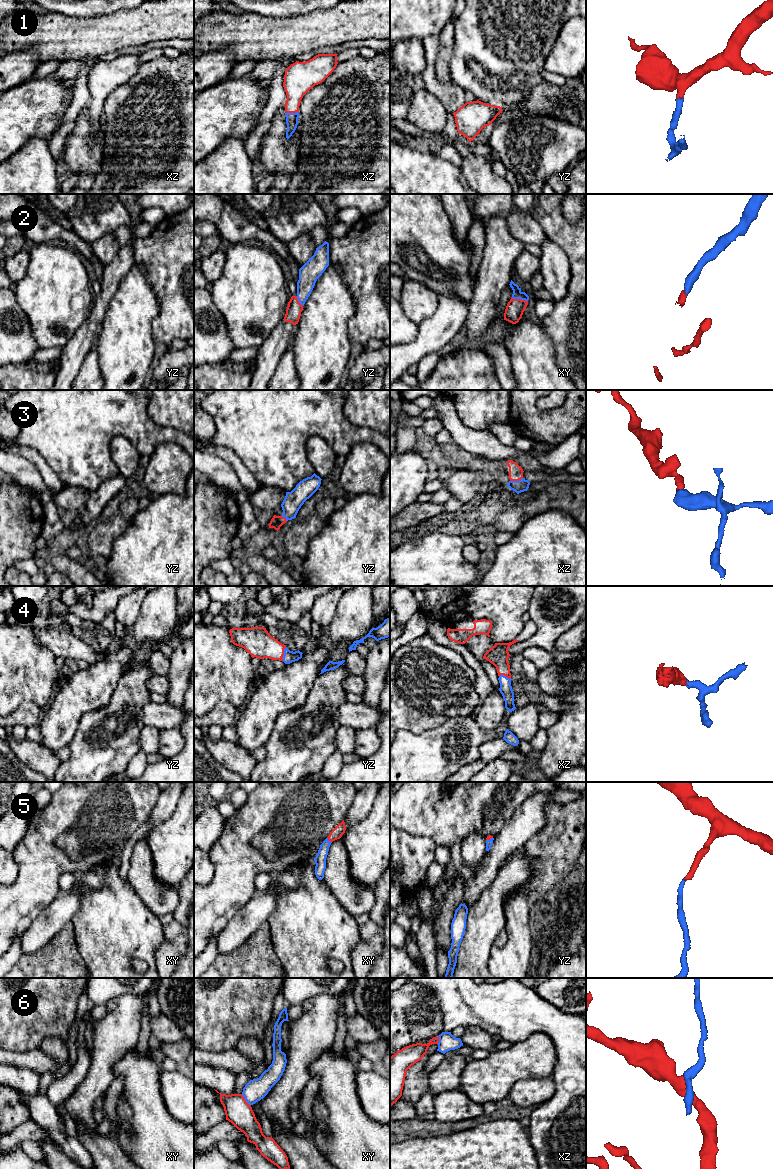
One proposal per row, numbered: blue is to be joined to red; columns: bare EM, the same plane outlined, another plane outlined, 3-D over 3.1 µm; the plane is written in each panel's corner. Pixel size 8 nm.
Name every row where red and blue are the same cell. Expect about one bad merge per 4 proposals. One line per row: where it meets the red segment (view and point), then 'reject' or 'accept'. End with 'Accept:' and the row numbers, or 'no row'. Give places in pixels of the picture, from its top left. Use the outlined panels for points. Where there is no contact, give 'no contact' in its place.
1: xz (292, 112) | accept
2: xy (519, 299) | accept
3: xz (516, 480) | accept
4: yz (283, 654) | accept
5: xy (329, 840) | accept
6: xy (245, 1100) | reject
Accept: 1, 2, 3, 4, 5

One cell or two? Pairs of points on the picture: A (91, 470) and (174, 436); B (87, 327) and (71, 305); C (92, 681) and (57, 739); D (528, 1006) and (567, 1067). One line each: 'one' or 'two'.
A: one
B: two
C: one
D: one

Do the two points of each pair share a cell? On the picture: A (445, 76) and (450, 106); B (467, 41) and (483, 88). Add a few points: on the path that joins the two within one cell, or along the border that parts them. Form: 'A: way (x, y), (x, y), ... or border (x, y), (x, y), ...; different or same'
A: border (435, 62), (435, 76), (442, 82), (451, 82); different
B: way (479, 53), (485, 59), (485, 76); same

